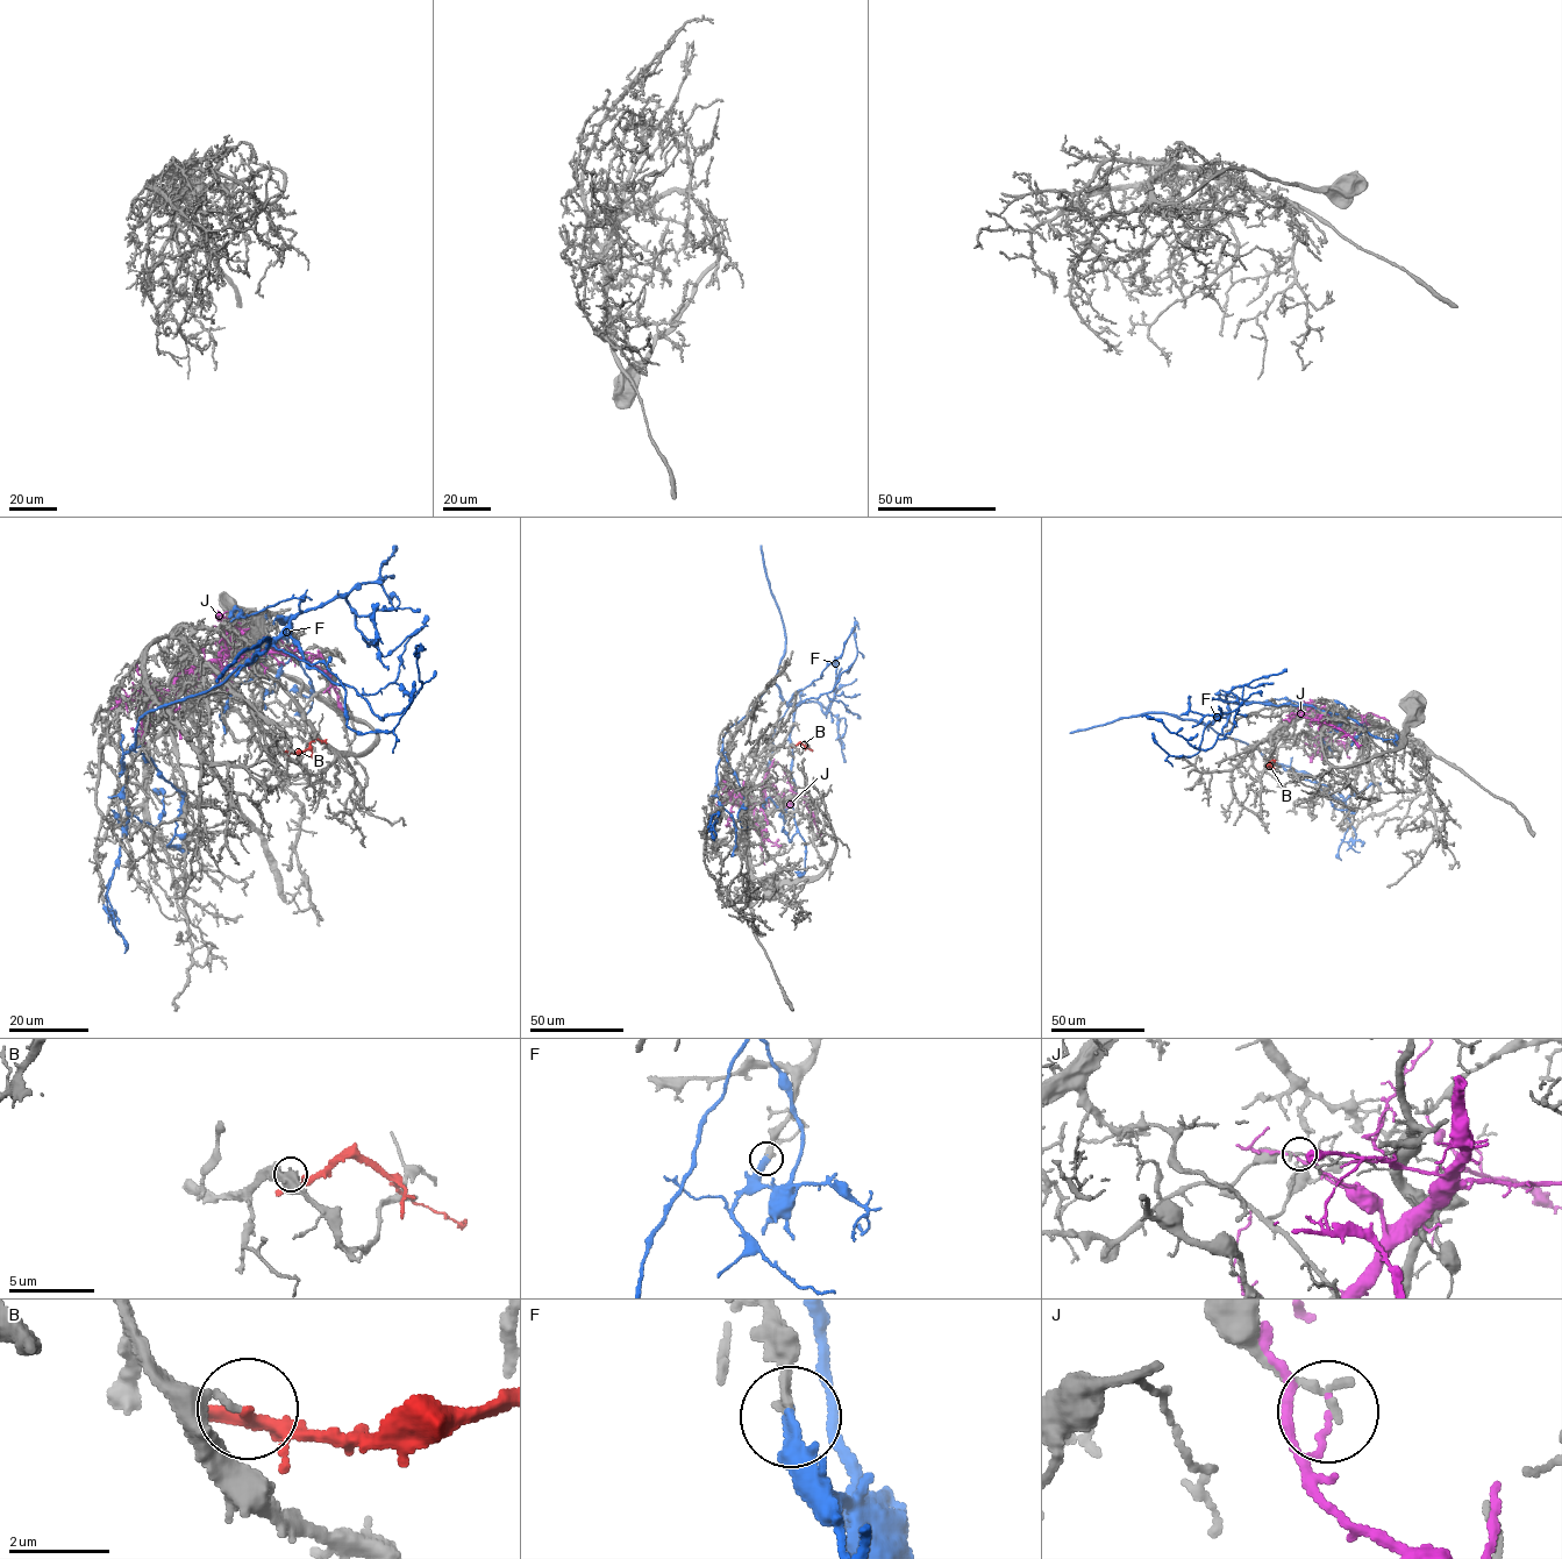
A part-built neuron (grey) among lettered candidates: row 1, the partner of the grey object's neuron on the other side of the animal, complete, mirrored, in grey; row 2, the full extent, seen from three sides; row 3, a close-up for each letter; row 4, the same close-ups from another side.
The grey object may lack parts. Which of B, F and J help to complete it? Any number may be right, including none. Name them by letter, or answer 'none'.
none

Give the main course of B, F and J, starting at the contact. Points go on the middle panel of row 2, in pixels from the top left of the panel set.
B: (793, 745), (801, 742), (812, 749)
F: (707, 827), (718, 818), (724, 734), (774, 682), (796, 705), (792, 803), (806, 849), (806, 871), (797, 875)
J: (727, 787), (732, 801), (758, 810), (770, 798), (793, 791), (803, 799), (813, 818), (820, 833), (818, 839)

